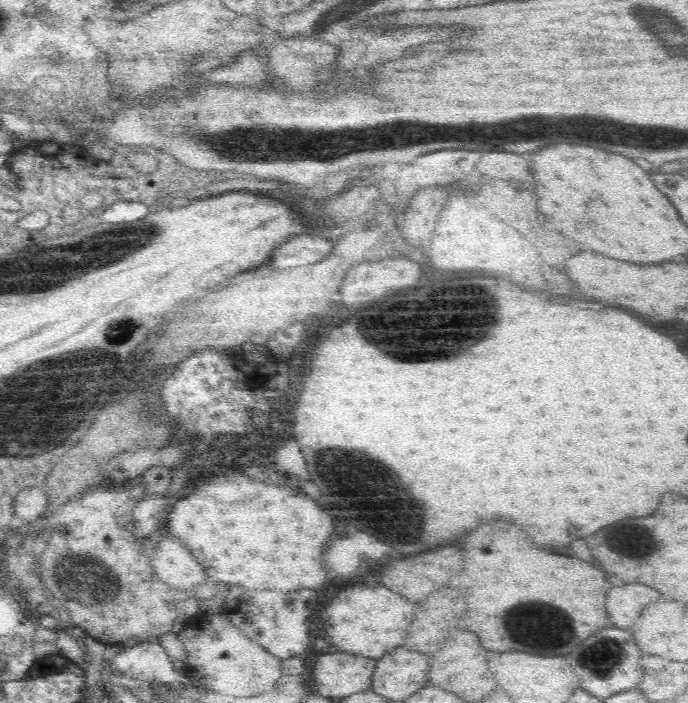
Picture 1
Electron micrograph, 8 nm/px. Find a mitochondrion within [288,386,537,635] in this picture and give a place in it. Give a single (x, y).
(355, 480)

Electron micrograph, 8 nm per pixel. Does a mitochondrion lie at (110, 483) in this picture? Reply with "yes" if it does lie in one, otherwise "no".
no

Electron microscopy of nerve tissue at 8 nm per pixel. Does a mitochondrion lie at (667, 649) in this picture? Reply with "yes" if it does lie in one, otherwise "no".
no

